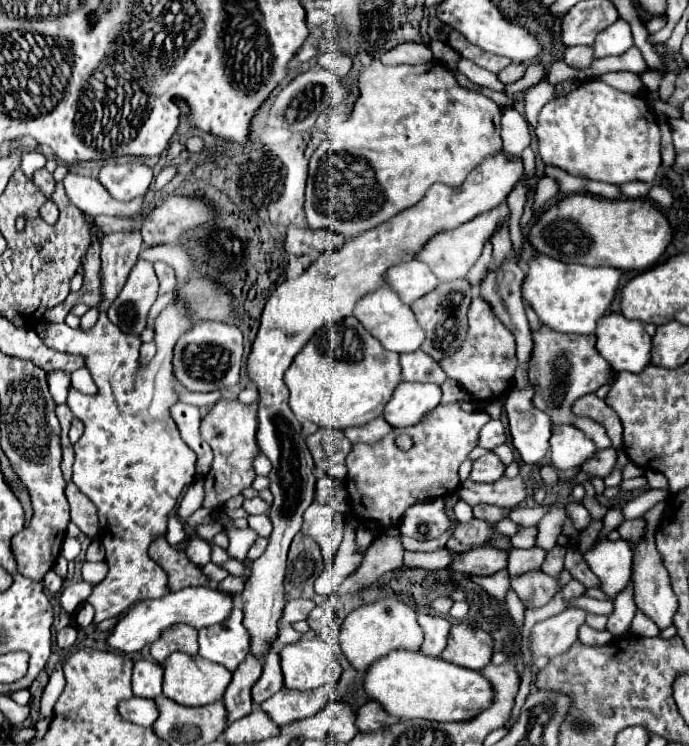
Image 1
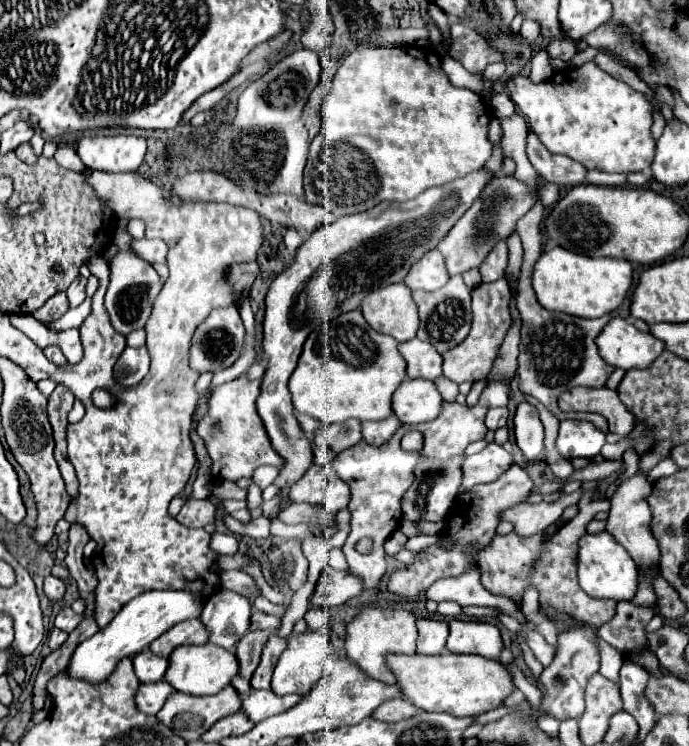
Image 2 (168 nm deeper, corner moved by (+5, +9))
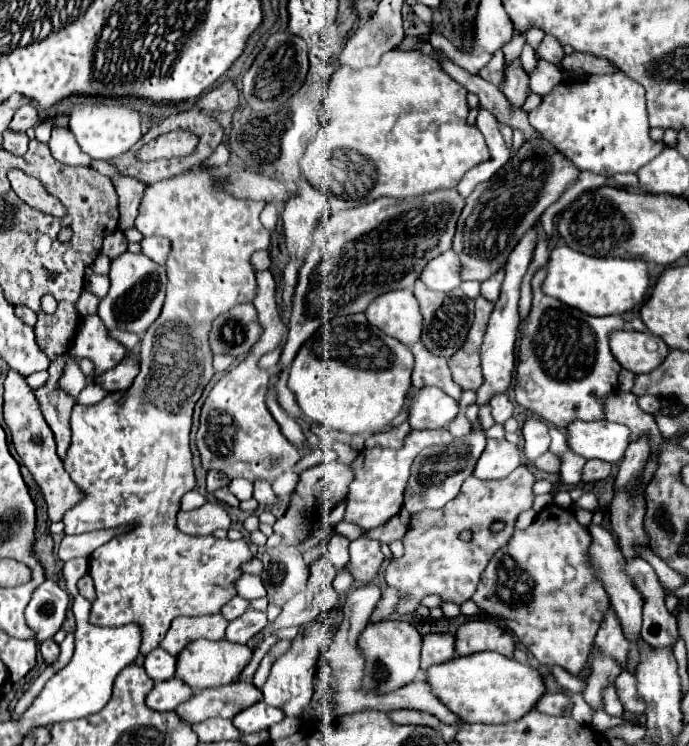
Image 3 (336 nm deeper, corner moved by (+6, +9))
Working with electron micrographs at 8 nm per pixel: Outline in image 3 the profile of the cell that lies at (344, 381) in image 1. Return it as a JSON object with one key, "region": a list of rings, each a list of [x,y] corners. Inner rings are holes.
{"region":[[[364,314],[338,316],[320,326],[308,342],[302,344],[296,358],[290,364],[288,388],[294,392],[296,402],[306,418],[322,424],[328,430],[346,434],[376,434],[384,432],[390,422],[400,414],[406,394],[410,390],[410,374],[414,368],[414,356],[408,346],[396,338],[386,336],[376,326],[368,324]]]}

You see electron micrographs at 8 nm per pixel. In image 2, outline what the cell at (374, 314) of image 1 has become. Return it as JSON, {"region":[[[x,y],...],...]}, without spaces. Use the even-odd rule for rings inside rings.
{"region":[[[389,284],[389,288],[371,292],[361,302],[361,312],[373,330],[389,334],[397,342],[411,340],[417,334],[417,306],[405,284]]]}

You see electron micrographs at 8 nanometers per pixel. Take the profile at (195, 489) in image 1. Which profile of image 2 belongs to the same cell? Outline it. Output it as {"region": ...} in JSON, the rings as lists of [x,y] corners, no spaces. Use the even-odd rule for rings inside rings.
{"region":[[[187,496],[181,512],[177,514],[177,522],[187,528],[203,528],[205,524],[215,522],[215,506],[209,500],[195,500],[193,496]]]}

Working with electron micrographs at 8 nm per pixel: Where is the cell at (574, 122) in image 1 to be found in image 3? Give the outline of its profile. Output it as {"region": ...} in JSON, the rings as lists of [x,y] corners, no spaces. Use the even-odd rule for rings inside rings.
{"region":[[[622,72],[588,76],[582,82],[560,82],[550,94],[542,96],[542,104],[530,112],[528,120],[580,170],[600,176],[638,172],[664,148],[664,142],[654,142],[648,136],[644,88]]]}

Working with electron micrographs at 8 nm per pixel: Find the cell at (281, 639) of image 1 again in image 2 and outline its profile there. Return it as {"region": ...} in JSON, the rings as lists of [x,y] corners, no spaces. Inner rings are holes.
{"region":[[[253,612],[249,630],[277,630],[279,626],[281,626],[281,618],[265,612]]]}

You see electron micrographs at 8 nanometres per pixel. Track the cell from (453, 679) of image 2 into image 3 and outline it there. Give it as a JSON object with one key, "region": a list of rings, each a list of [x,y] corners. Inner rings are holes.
{"region":[[[498,652],[460,656],[446,664],[432,666],[428,670],[428,682],[436,696],[464,722],[508,724],[512,720],[520,720],[524,714],[532,712],[546,694],[544,678],[536,668],[514,658],[500,656]]]}

